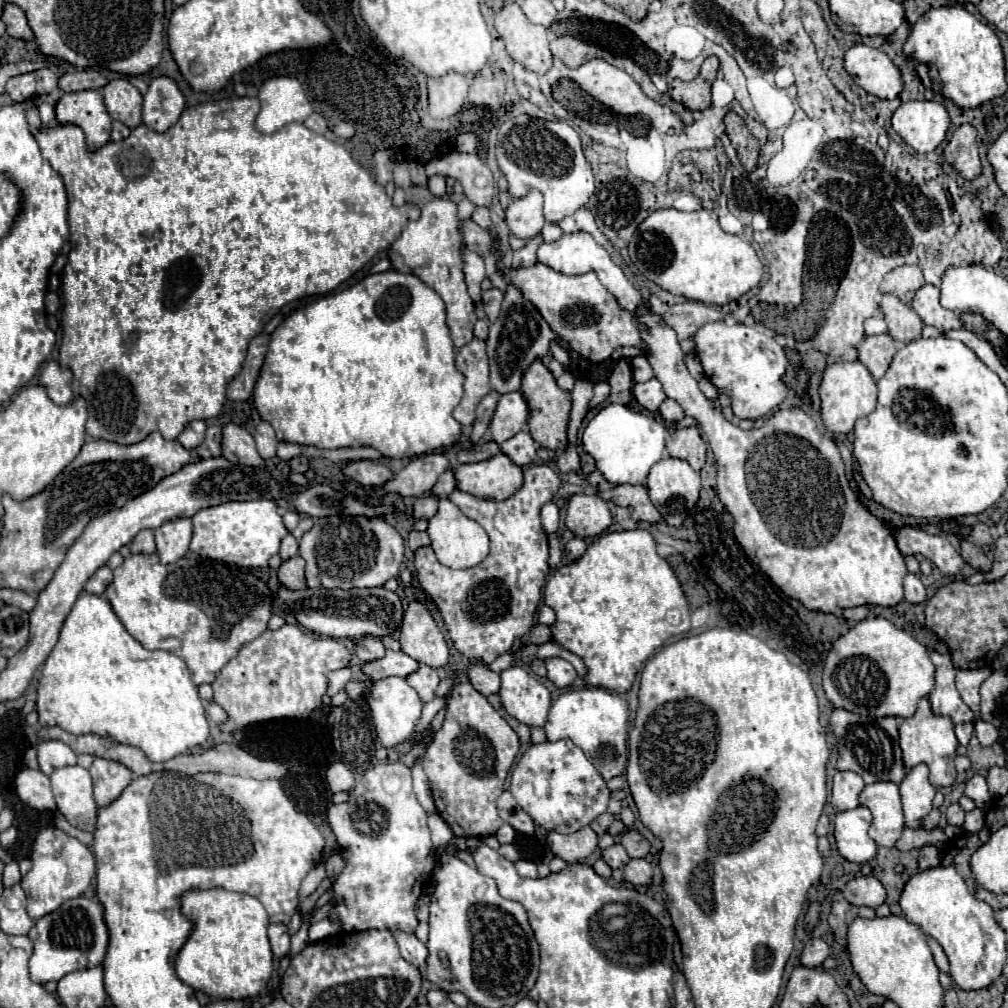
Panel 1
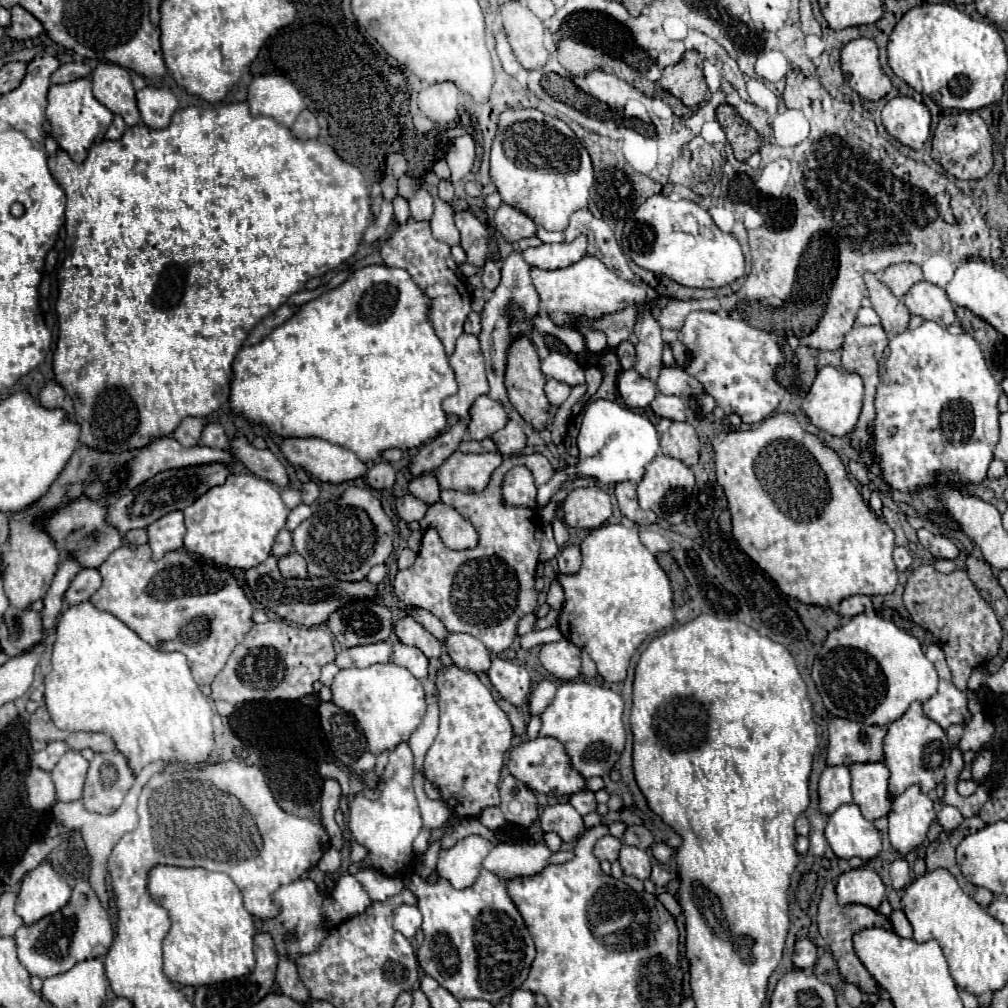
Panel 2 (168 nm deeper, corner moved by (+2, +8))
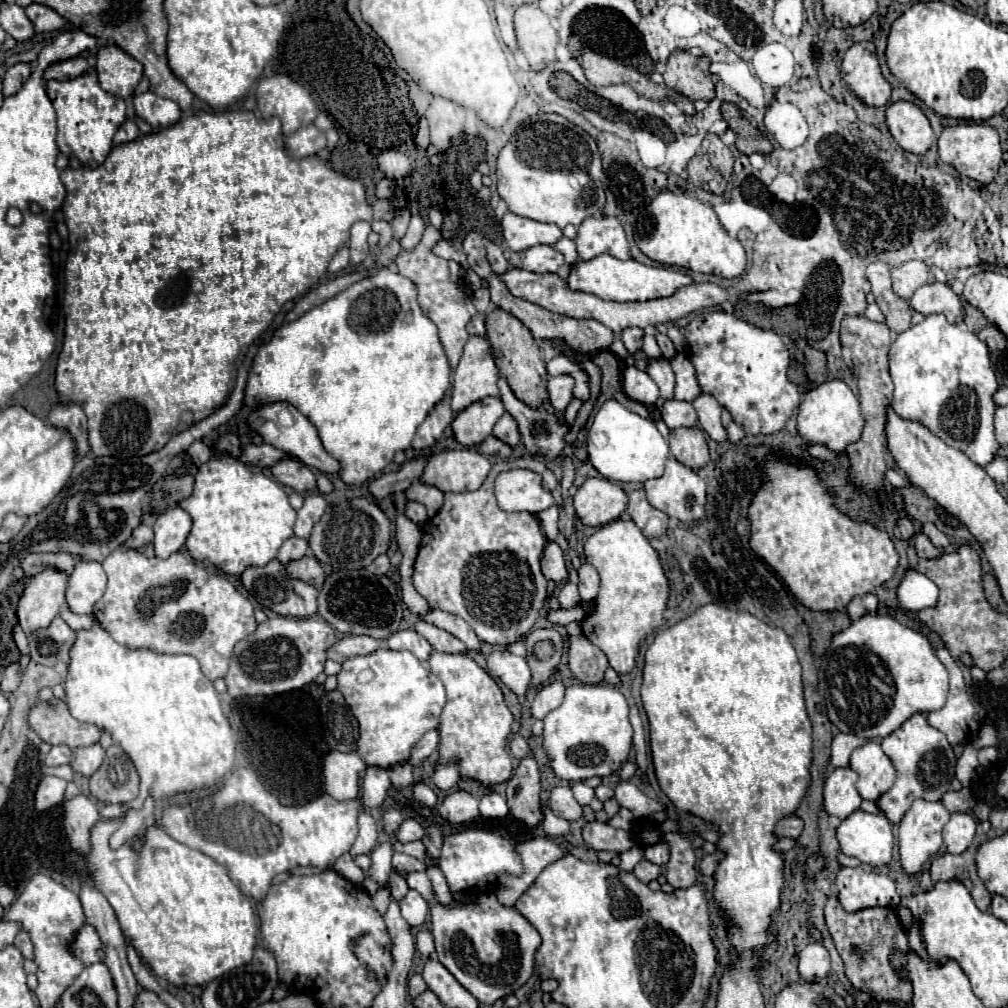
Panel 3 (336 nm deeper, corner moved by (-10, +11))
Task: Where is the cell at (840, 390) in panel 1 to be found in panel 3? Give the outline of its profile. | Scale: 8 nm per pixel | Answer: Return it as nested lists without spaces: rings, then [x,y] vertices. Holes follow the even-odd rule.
[[[828,380],[806,394],[798,408],[798,434],[812,444],[826,444],[834,452],[842,452],[848,444],[856,442],[864,430],[864,416],[860,402],[850,386],[842,380]]]

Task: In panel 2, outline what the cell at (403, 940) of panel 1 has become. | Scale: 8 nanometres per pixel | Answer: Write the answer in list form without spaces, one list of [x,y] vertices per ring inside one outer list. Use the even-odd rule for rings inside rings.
[[[400,905],[394,911],[394,929],[400,931],[404,937],[412,939],[422,925],[422,915],[414,905]]]

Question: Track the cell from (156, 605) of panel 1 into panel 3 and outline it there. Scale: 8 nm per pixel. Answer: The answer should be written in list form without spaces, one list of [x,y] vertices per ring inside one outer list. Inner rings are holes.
[[[122,546],[122,550],[114,550],[102,566],[108,576],[108,588],[96,602],[94,616],[112,634],[112,638],[124,646],[150,648],[158,654],[192,654],[198,658],[202,672],[210,680],[226,676],[234,646],[250,636],[258,626],[252,602],[228,578],[224,578],[222,572],[192,560],[186,552],[176,552],[170,558],[160,560],[156,556],[148,558],[142,550]]]

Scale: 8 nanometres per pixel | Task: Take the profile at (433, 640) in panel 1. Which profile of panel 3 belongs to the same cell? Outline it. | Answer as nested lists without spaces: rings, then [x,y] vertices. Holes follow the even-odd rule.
[[[420,620],[420,622],[416,622],[414,630],[422,638],[426,638],[432,644],[432,648],[438,650],[438,652],[448,652],[448,654],[464,654],[466,652],[466,646],[458,638],[454,638],[452,634],[448,634],[446,630],[438,628],[438,626],[430,624],[430,622]]]

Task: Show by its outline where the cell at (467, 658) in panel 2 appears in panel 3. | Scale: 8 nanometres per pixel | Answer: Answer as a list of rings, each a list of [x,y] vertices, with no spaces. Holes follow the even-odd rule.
[[[430,610],[424,616],[424,620],[442,628],[442,630],[446,630],[446,632],[450,632],[458,640],[462,640],[470,652],[482,650],[482,640],[476,636],[476,632],[462,618],[458,618],[454,614],[448,614],[448,612],[442,612],[442,610]]]

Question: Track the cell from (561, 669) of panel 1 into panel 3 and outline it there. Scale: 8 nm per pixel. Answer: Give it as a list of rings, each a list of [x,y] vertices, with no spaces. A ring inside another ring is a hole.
[[[586,636],[568,638],[568,666],[572,674],[584,684],[598,684],[604,678],[608,660]]]

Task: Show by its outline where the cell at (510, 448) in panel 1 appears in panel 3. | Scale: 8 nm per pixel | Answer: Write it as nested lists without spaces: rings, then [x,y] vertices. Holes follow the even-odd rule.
[[[504,414],[496,426],[494,426],[494,432],[492,432],[496,438],[500,438],[502,442],[506,442],[508,446],[518,446],[522,442],[522,436],[520,436],[520,430],[518,430],[518,422],[510,416],[510,414]]]

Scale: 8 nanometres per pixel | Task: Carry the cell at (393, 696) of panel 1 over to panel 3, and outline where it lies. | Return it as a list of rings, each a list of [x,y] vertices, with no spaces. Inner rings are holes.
[[[378,650],[368,656],[350,658],[342,664],[342,670],[338,672],[338,690],[344,694],[346,704],[350,706],[352,714],[358,720],[360,726],[360,740],[358,740],[358,754],[366,760],[368,766],[380,766],[388,768],[396,762],[406,762],[410,756],[412,746],[426,734],[428,730],[436,730],[440,724],[440,714],[446,702],[444,686],[438,682],[438,678],[428,670],[426,664],[422,664],[414,654],[400,650]]]

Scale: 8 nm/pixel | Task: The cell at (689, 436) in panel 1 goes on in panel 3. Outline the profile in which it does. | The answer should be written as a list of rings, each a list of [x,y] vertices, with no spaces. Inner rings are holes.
[[[676,428],[670,432],[668,442],[672,456],[692,470],[700,470],[710,460],[706,436],[700,428]]]

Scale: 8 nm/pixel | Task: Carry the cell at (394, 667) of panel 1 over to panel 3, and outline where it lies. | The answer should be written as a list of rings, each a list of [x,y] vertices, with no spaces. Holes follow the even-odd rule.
[[[346,636],[342,640],[338,640],[334,646],[330,646],[328,650],[328,658],[336,660],[340,664],[344,664],[348,658],[354,656],[368,656],[376,650],[382,648],[380,640],[374,638],[354,638],[354,636]]]

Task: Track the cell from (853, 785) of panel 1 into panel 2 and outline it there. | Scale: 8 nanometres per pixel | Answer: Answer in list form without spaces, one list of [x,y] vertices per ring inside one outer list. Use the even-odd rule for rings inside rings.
[[[846,765],[826,767],[818,781],[818,795],[820,795],[820,811],[830,815],[840,805],[852,803],[850,793],[850,771]]]

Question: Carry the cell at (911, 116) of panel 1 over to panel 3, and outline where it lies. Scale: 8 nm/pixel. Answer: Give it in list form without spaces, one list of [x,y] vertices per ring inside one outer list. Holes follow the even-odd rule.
[[[894,102],[886,110],[886,126],[894,140],[912,154],[924,154],[934,144],[928,116],[914,102]]]

